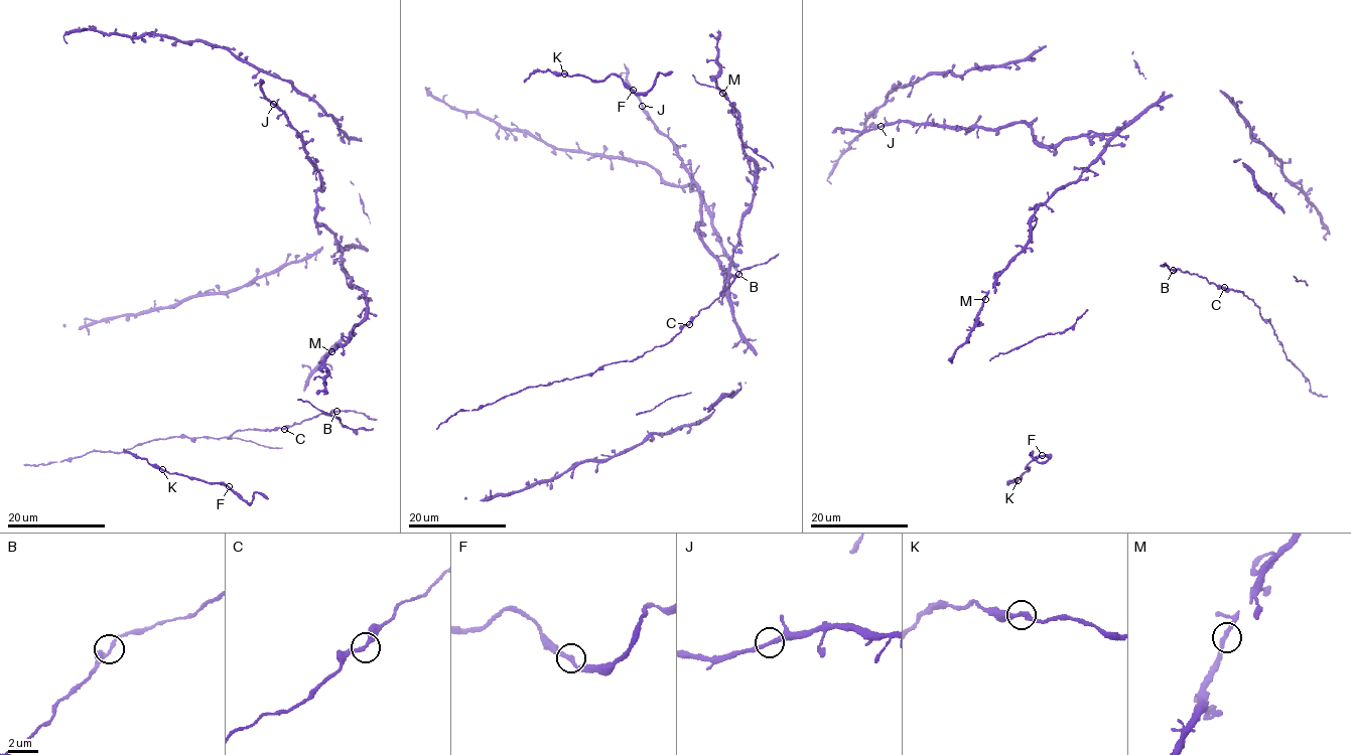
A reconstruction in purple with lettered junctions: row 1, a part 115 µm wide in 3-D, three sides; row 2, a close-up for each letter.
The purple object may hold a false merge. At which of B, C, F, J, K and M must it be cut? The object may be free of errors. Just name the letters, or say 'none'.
none

